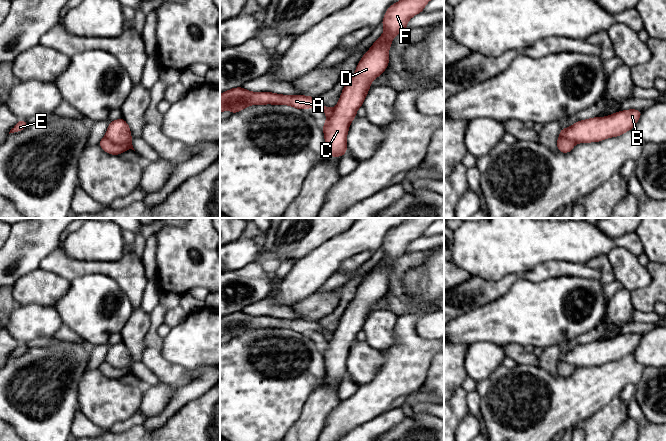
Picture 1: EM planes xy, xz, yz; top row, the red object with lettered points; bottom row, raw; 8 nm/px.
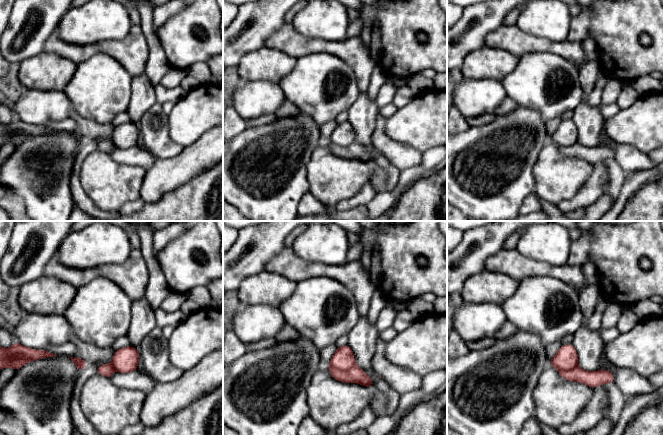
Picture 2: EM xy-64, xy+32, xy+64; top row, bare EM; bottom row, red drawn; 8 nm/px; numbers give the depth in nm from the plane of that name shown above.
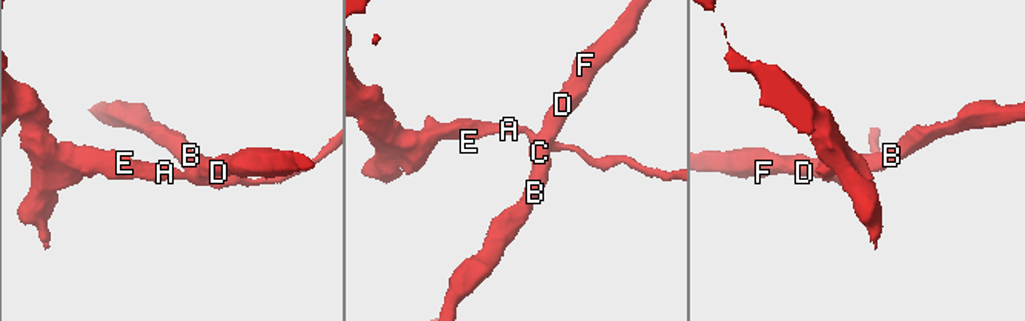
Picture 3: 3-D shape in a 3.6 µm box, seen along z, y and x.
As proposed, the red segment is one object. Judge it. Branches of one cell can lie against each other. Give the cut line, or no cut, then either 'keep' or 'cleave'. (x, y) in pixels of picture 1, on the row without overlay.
xy (104, 361), (117, 368), (124, 368), (130, 365) | cleave

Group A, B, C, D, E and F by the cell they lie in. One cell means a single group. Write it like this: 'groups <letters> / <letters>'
groups A E / B C D F

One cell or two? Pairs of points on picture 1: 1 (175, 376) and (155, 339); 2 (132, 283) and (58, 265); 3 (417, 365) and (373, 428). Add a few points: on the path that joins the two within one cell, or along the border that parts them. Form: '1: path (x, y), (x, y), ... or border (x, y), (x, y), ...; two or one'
1: path (166, 368), (155, 357), (155, 348); one
2: path (114, 269), (106, 267), (76, 267); one
3: border (397, 406), (363, 423); two

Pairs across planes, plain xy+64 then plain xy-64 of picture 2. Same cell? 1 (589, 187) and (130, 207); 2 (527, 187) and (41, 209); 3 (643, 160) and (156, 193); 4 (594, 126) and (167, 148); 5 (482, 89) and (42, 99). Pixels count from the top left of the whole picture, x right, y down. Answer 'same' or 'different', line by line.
1: same
2: same
3: different
4: different
5: same

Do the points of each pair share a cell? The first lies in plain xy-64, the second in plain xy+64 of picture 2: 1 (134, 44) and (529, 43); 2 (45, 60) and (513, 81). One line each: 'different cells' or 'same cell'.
1: same cell
2: different cells

